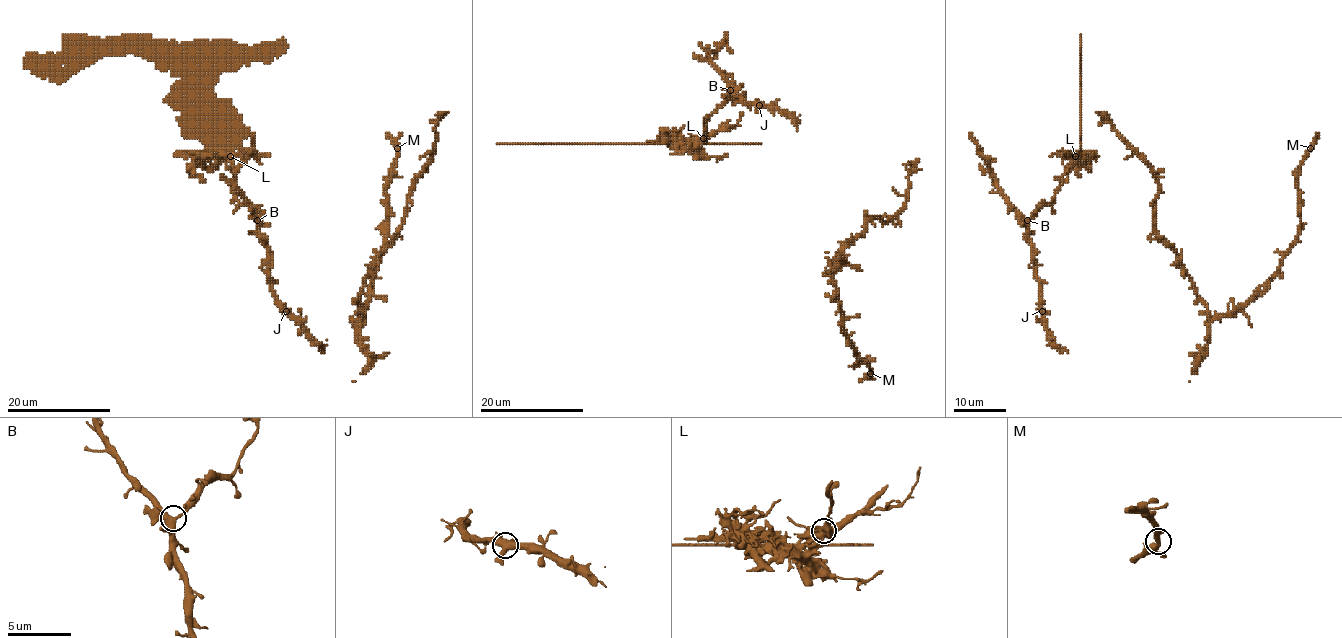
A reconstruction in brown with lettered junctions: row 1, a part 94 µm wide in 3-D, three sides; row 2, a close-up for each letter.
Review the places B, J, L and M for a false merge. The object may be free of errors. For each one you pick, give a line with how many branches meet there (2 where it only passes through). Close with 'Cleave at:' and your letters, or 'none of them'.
L: branches 3
Cleave at: L

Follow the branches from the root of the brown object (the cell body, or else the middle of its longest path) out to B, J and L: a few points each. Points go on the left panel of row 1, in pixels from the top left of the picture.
B: (309, 331), (278, 300), (273, 290), (268, 249), (257, 220)
J: (309, 331), (286, 311)
L: (309, 331), (273, 290), (260, 221), (231, 188), (230, 155)

